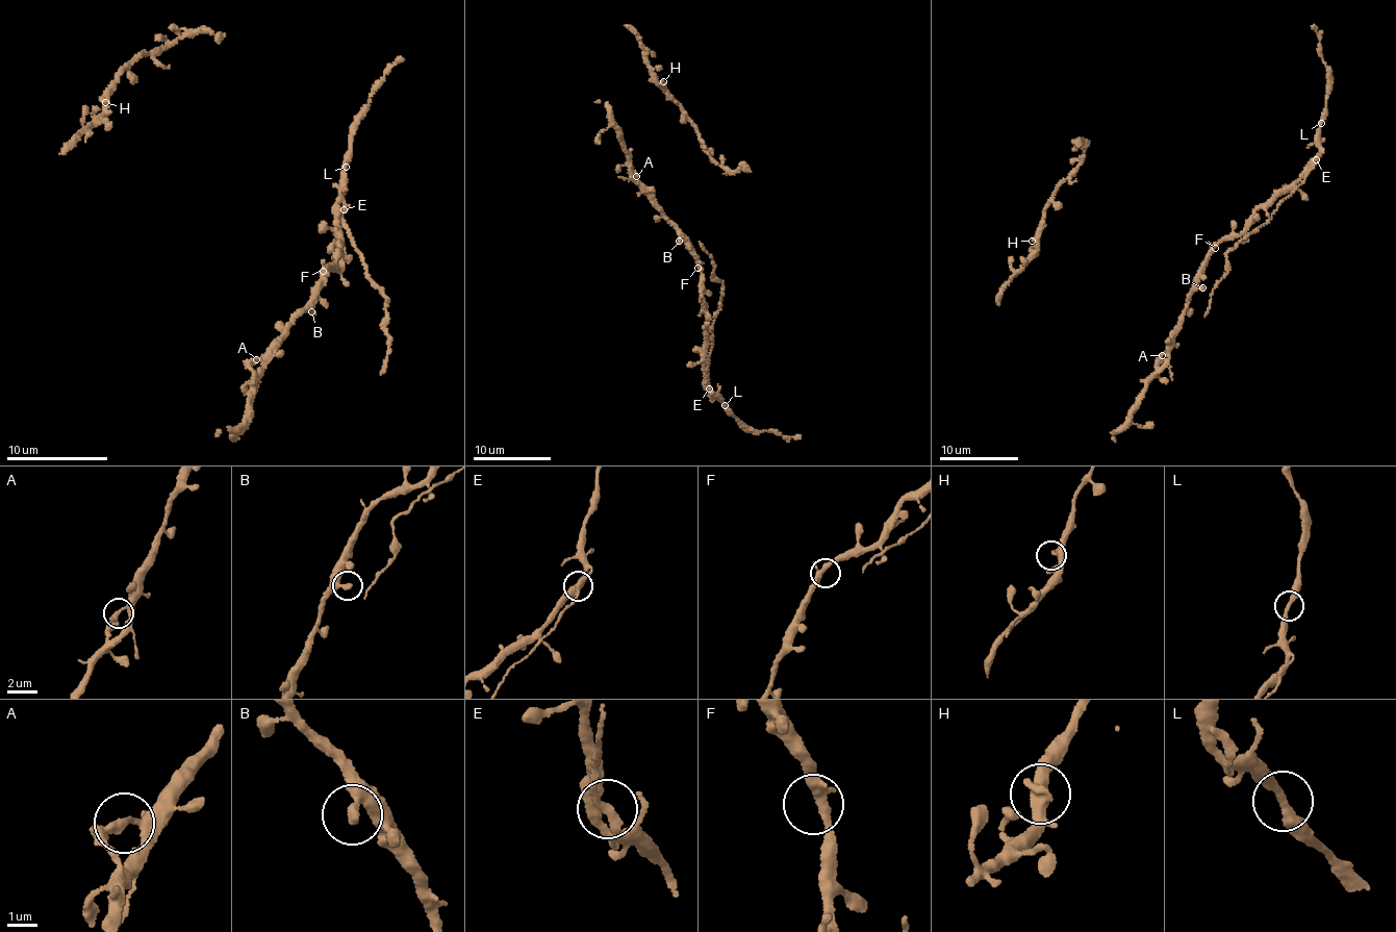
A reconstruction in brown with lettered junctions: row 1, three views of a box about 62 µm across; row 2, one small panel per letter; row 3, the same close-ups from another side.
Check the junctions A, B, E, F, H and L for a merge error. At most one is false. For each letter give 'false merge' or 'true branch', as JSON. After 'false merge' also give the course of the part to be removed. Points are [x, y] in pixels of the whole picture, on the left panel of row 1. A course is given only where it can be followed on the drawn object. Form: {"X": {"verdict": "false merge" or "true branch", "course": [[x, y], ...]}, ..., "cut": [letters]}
{"A": {"verdict": "true branch"}, "B": {"verdict": "true branch"}, "E": {"verdict": "false merge", "course": [[343, 209], [341, 220], [360, 255], [367, 278], [387, 305], [384, 330], [389, 346], [381, 375]]}, "F": {"verdict": "true branch"}, "H": {"verdict": "true branch"}, "L": {"verdict": "true branch"}, "cut": ["E"]}

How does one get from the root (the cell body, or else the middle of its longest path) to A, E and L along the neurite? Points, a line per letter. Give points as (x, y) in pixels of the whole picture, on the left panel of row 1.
A: (322, 260), (323, 278), (315, 303), (295, 318), (279, 346), (256, 359)
E: (322, 260), (327, 270), (337, 272), (340, 267), (339, 251), (344, 238), (336, 219), (339, 208), (343, 209)
L: (322, 260), (324, 267), (334, 272), (341, 262), (339, 251), (344, 238), (336, 219), (346, 167)

